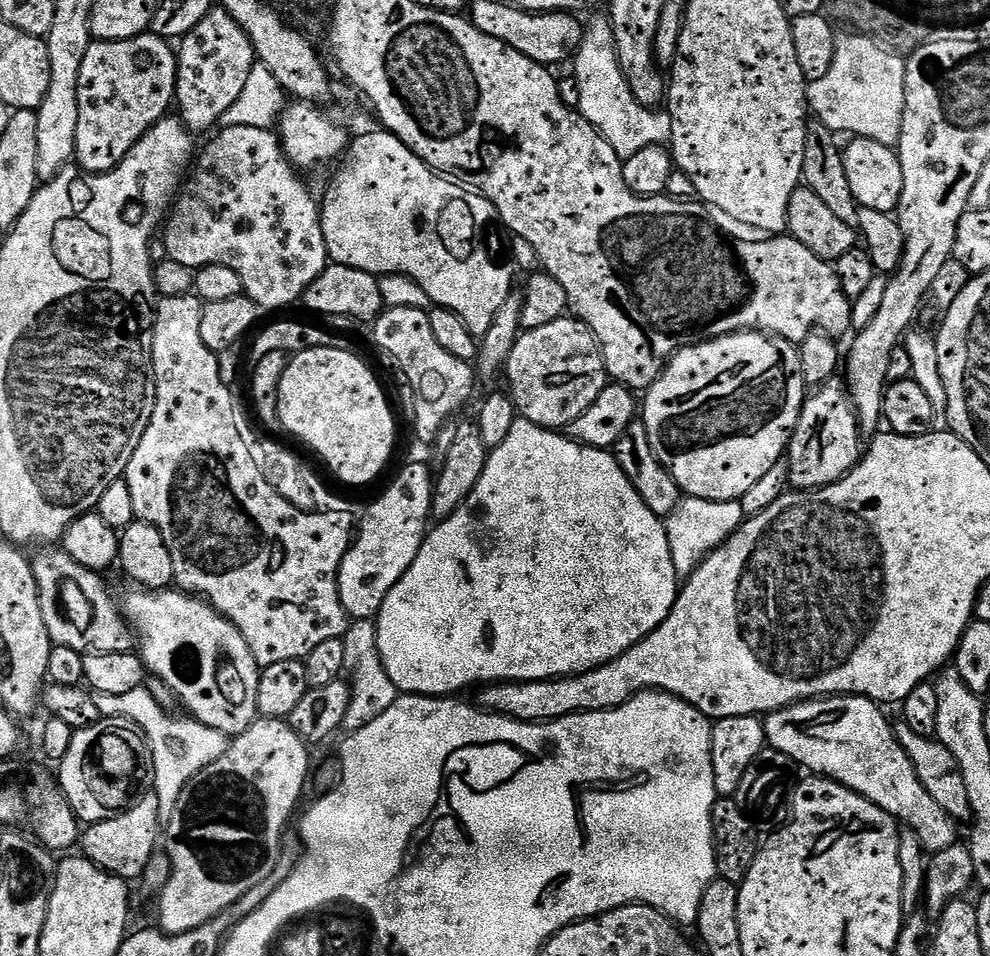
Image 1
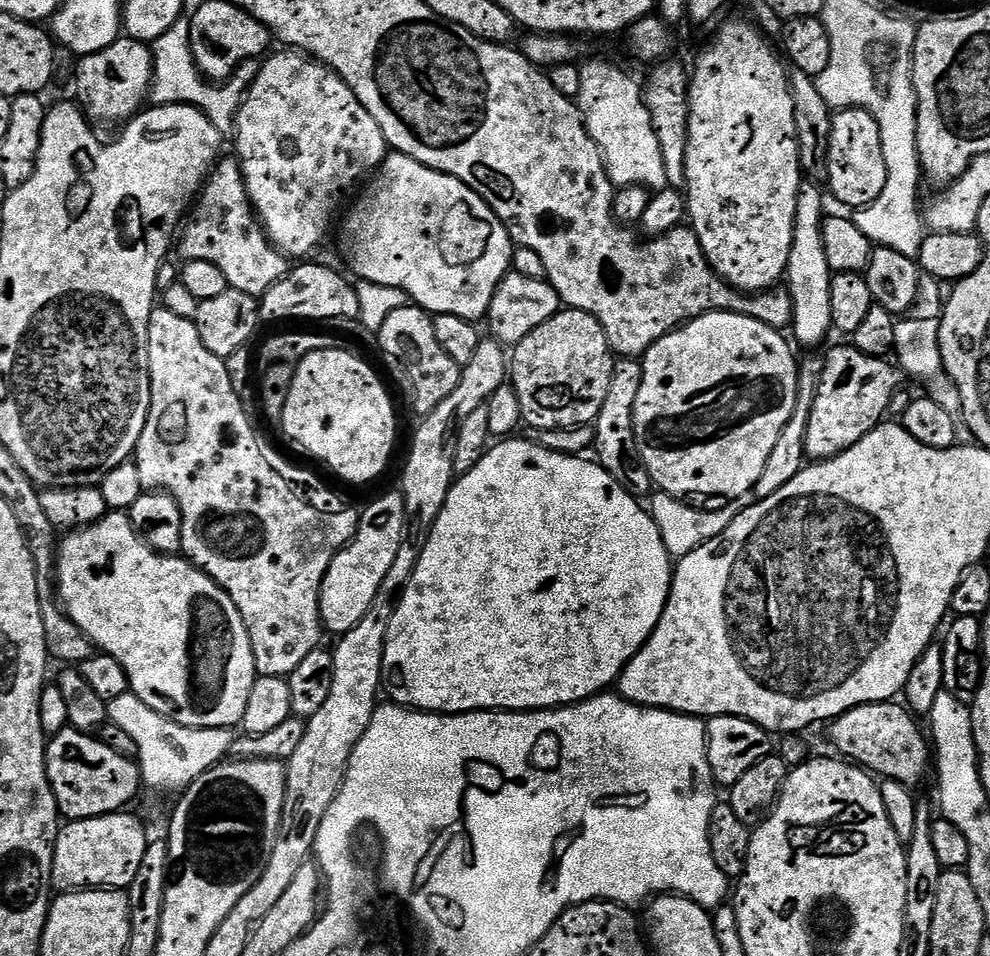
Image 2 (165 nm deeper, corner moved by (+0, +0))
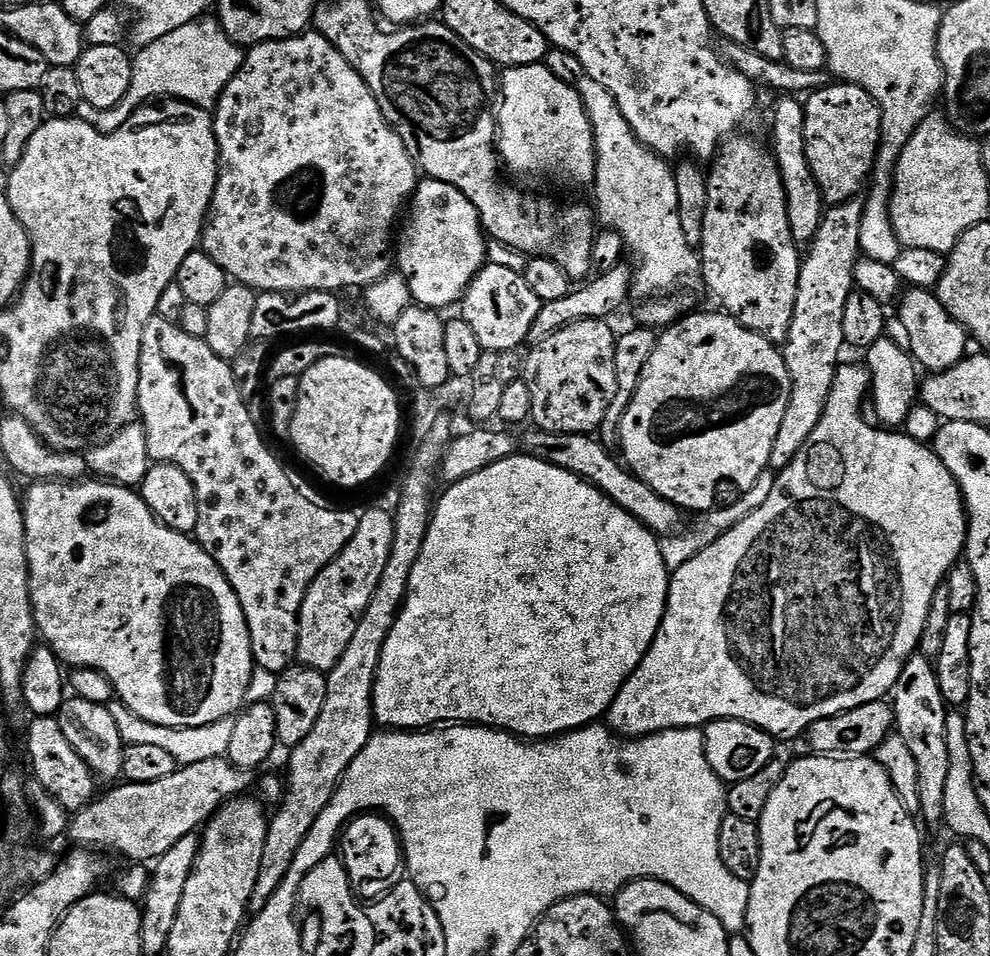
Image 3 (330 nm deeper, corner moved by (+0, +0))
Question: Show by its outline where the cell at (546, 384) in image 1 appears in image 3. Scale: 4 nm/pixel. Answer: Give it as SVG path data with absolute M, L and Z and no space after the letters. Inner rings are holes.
M607 319L580 320L550 334L546 339L531 345L532 353L524 364L522 378L530 386L532 403L531 423L542 432L569 432L592 434L606 418L610 402L616 396L618 374L614 374L614 346L617 333Z

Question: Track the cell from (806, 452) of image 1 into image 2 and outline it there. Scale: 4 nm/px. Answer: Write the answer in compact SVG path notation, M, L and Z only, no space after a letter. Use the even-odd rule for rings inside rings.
M855 346L847 347L830 349L824 360L804 439L807 459L812 462L832 460L866 438L887 417L884 415L900 388L901 373L895 367L892 369L885 357L862 354Z

